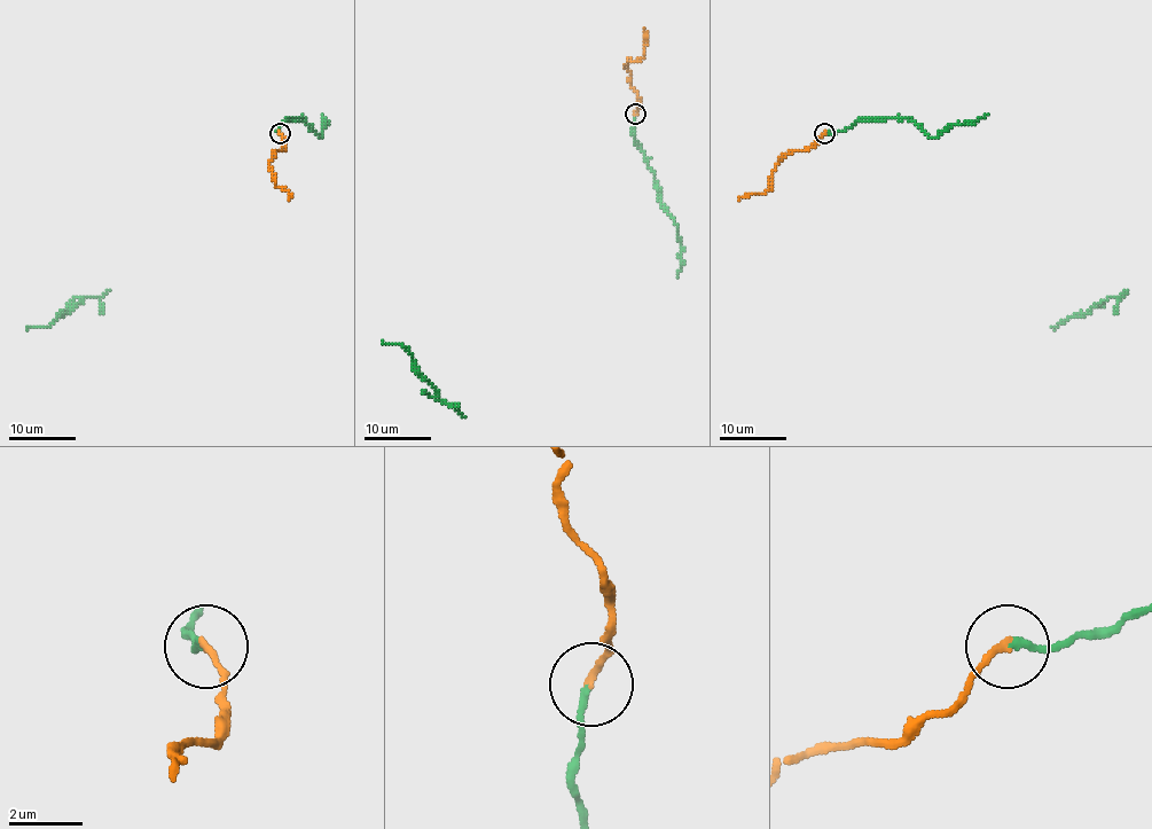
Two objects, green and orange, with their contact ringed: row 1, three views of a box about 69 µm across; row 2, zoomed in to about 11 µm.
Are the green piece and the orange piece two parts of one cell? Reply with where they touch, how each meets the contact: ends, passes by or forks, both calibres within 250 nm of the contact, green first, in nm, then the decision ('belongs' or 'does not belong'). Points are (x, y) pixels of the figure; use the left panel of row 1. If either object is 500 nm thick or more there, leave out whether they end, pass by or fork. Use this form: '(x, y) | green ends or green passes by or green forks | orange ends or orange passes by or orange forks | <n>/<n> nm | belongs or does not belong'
(280, 133) | green ends | orange ends | 170/180 nm | belongs

